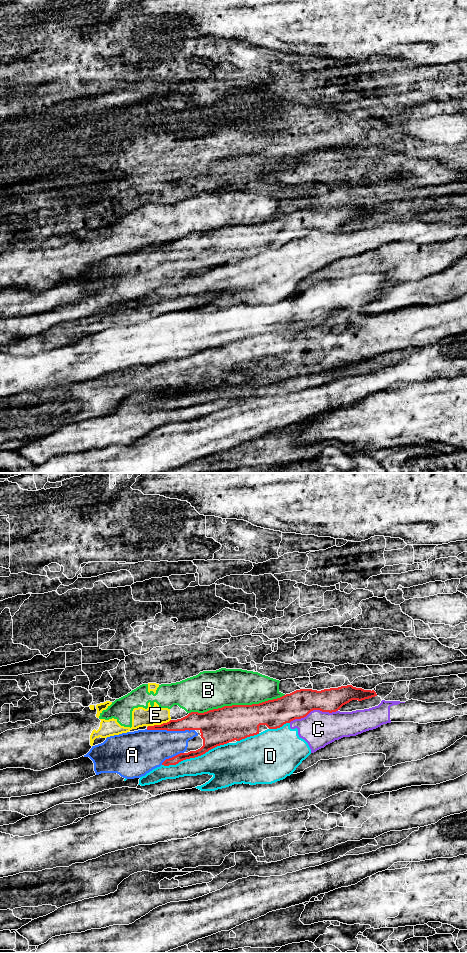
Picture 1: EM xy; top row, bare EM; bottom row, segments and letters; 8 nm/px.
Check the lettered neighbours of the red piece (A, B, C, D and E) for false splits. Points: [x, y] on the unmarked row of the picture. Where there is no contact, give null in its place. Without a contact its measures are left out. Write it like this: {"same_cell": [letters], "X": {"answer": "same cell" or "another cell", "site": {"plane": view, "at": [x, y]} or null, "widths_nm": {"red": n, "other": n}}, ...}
{"same_cell": ["A"], "A": {"answer": "same cell", "site": {"plane": "xy", "at": [170, 250]}, "widths_nm": {"red": 140, "other": 320}}, "B": {"answer": "another cell", "site": {"plane": "xy", "at": [236, 225]}, "widths_nm": {"red": 300, "other": 320}}, "C": {"answer": "another cell", "site": {"plane": "xy", "at": [313, 229]}, "widths_nm": {"red": 220, "other": 280}}, "D": {"answer": "another cell", "site": {"plane": "xy", "at": [195, 276]}, "widths_nm": {"red": 220, "other": 280}}, "E": {"answer": "another cell", "site": {"plane": "xy", "at": [158, 245]}, "widths_nm": {"red": 120, "other": 150}}}

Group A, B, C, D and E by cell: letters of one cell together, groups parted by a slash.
A / B E / C D

